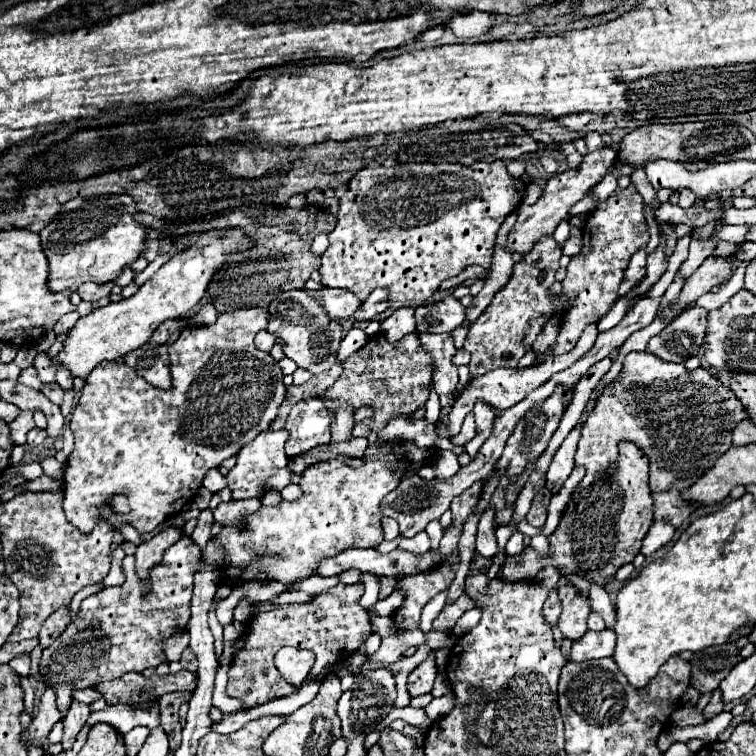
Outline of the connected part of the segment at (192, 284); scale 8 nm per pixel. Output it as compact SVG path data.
M228 229L224 237L200 237L196 247L174 255L168 263L164 263L158 273L138 289L136 295L94 309L90 315L82 317L68 331L62 343L62 351L58 353L54 363L66 367L72 377L86 379L98 363L116 361L126 353L136 351L138 347L148 343L160 323L164 323L166 319L184 317L190 309L194 309L204 297L212 275L222 267L224 259L228 259L228 255L234 255L236 251L244 251L250 243L252 241L244 235L242 229Z

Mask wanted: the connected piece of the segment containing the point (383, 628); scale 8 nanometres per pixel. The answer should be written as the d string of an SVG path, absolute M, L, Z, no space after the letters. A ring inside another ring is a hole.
M372 617L372 633L378 633L380 637L396 633L396 627L390 617Z

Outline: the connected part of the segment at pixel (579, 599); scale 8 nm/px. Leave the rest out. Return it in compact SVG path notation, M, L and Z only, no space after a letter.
M574 585L558 587L558 595L562 601L562 615L558 621L558 629L570 639L576 641L586 633L586 619L590 615L590 601L584 597Z

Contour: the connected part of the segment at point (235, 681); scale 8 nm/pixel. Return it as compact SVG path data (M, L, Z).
M336 585L334 589L318 595L308 605L284 605L276 611L256 613L246 627L246 645L238 651L230 665L228 687L226 693L244 701L248 707L256 707L268 703L278 697L286 697L292 693L292 687L284 683L274 669L274 655L280 647L292 645L298 649L310 649L316 653L316 665L312 669L314 675L322 675L328 663L348 659L360 643L370 635L370 615L360 607L360 597L364 593L364 585Z

